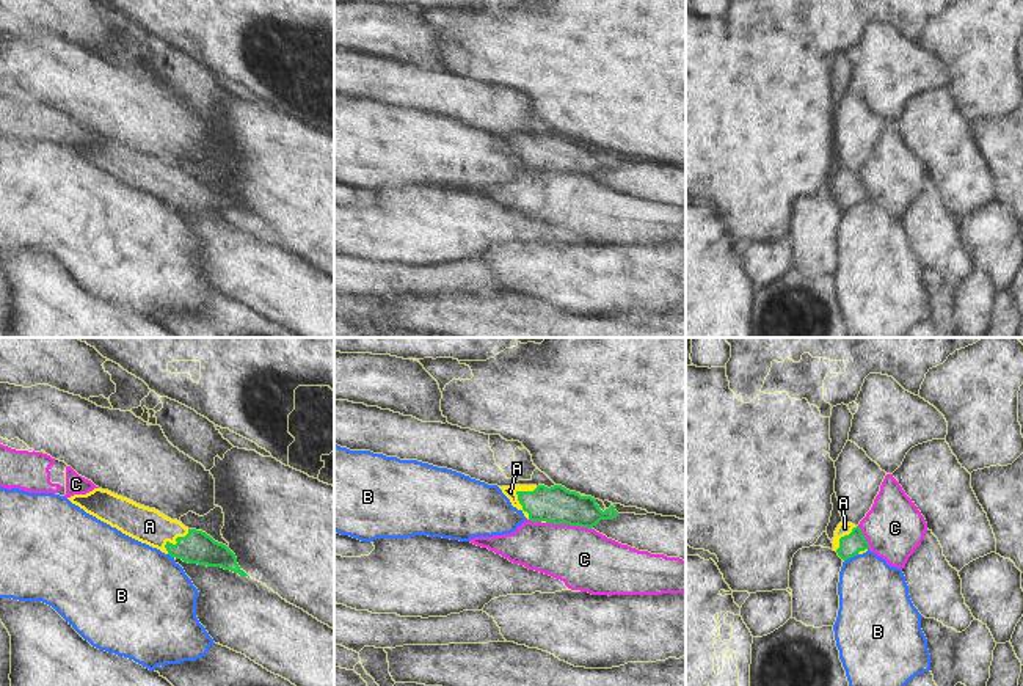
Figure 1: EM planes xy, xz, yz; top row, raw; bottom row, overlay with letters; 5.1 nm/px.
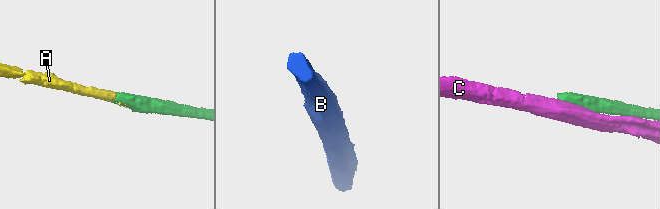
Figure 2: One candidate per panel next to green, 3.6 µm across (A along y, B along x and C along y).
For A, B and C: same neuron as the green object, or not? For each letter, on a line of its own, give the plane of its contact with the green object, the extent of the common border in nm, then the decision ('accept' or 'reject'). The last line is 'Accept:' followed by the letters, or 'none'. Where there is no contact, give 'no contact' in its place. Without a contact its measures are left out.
A: xz | 180 nm | accept
B: yz | 80 nm | reject
C: xz | 240 nm | reject
Accept: A

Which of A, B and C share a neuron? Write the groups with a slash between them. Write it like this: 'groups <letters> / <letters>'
groups A / B / C

